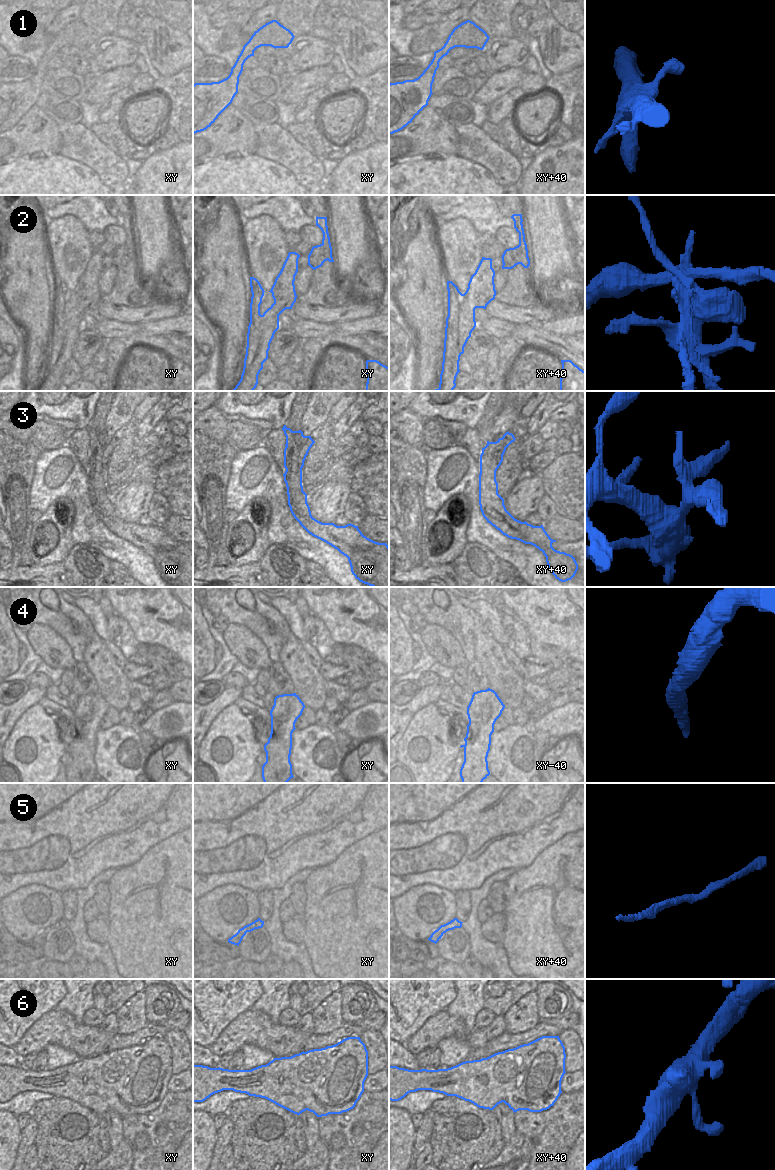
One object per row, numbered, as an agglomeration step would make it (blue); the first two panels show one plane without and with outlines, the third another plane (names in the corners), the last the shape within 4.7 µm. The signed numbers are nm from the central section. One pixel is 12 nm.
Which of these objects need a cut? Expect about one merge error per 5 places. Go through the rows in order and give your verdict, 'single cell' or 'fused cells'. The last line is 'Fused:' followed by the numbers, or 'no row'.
1: single cell
2: fused cells
3: fused cells
4: single cell
5: single cell
6: single cell
Fused: 2, 3

